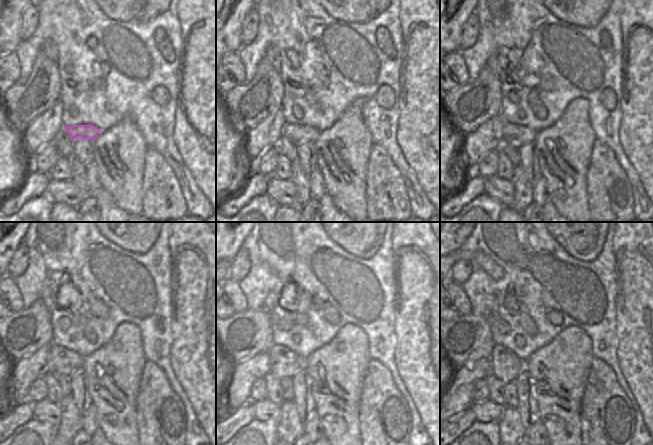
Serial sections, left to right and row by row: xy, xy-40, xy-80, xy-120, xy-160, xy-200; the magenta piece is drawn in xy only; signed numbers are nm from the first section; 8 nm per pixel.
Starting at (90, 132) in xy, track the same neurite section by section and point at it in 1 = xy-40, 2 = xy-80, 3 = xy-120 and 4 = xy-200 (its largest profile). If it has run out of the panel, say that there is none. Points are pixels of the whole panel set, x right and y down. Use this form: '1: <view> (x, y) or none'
1: xy-40 (298, 134)
2: xy-80 (514, 135)
3: xy-120 (63, 361)
4: xy-200 (506, 365)

